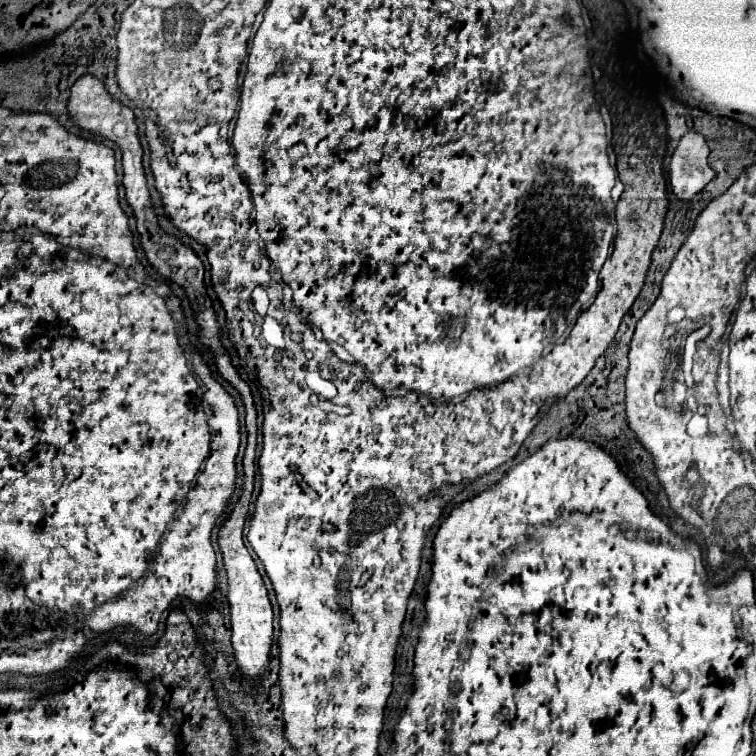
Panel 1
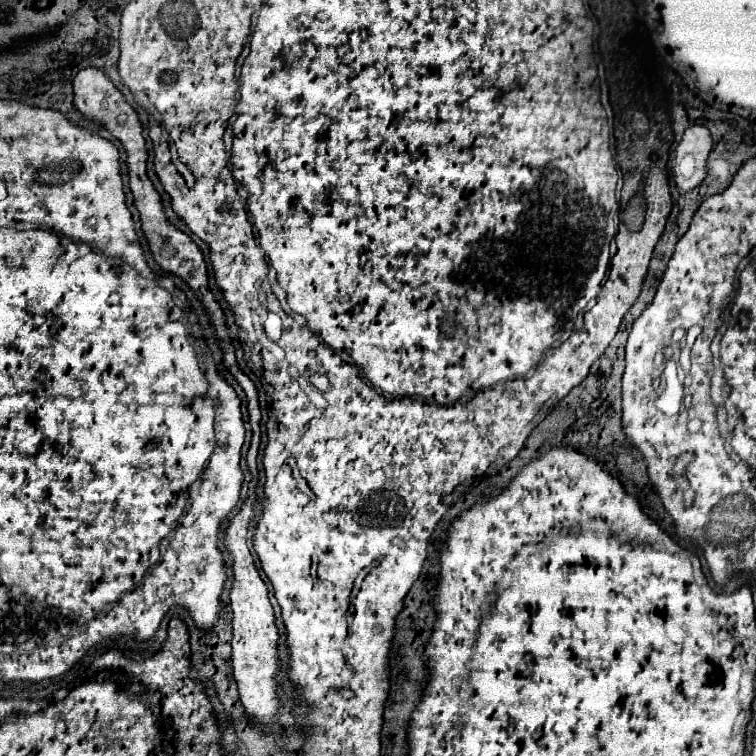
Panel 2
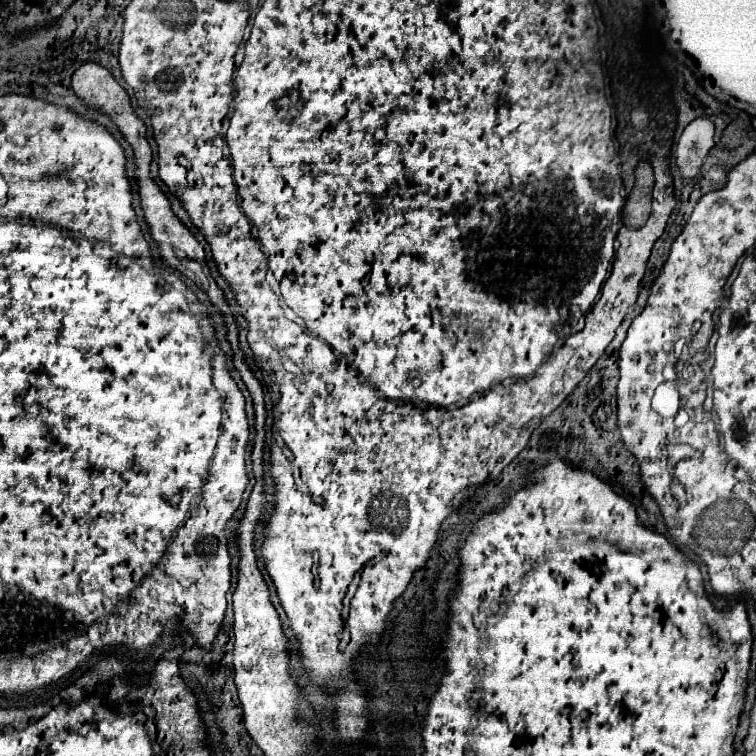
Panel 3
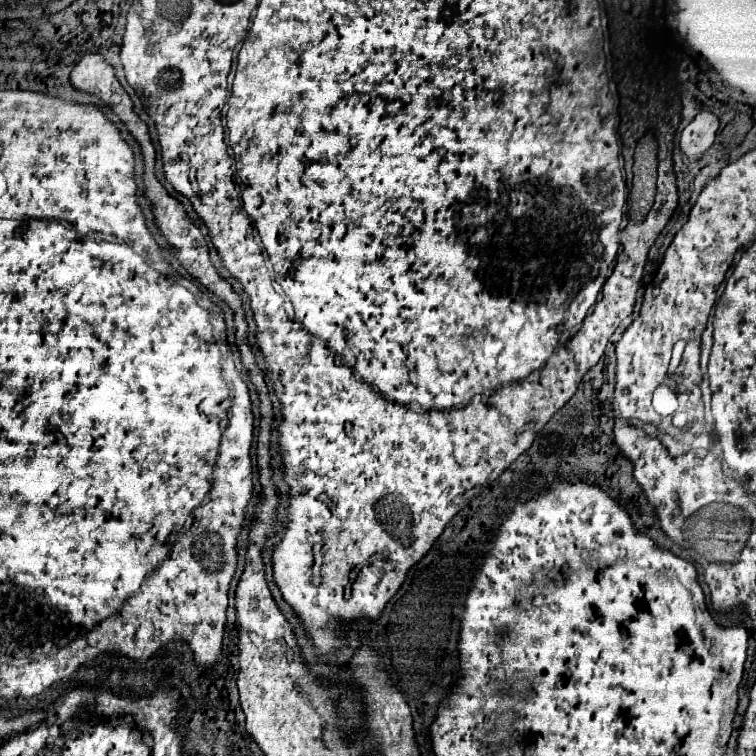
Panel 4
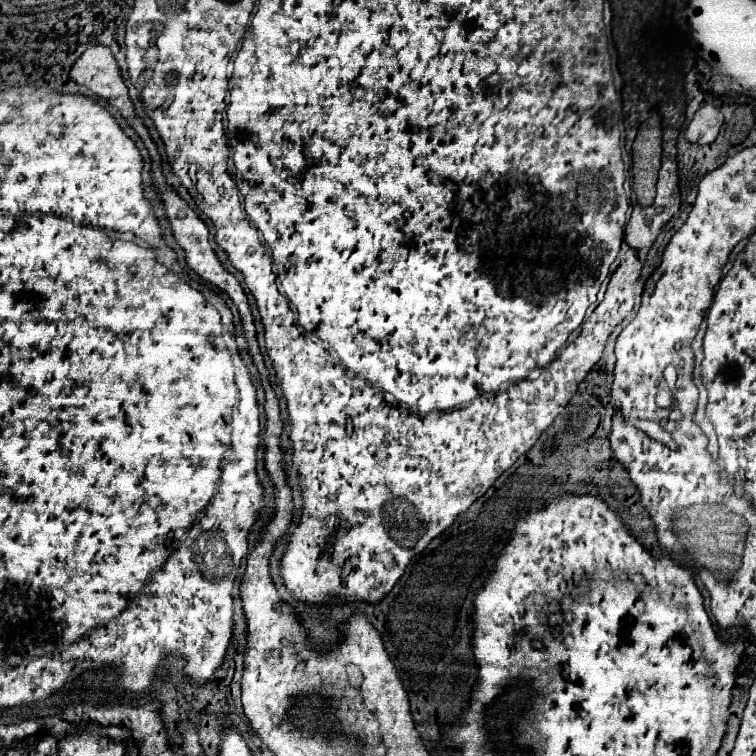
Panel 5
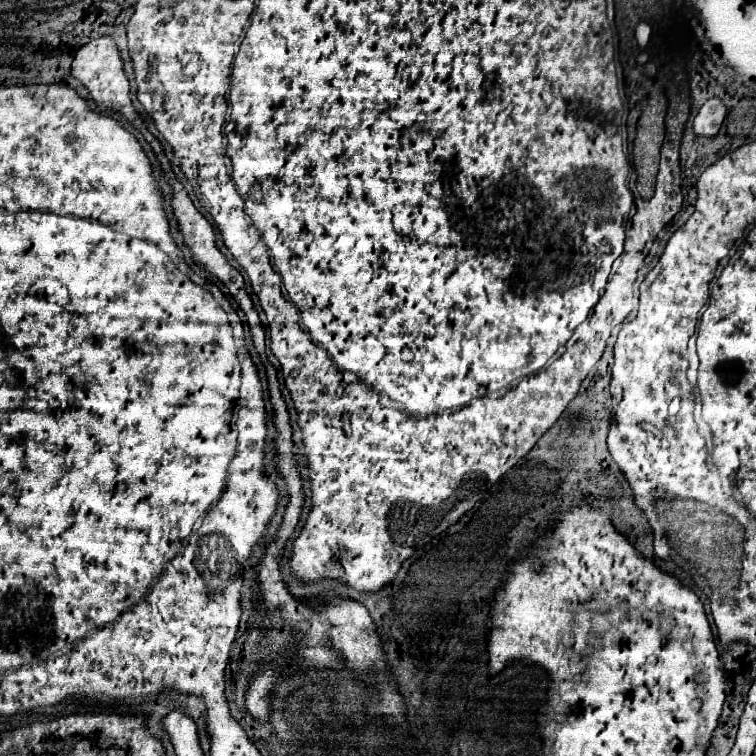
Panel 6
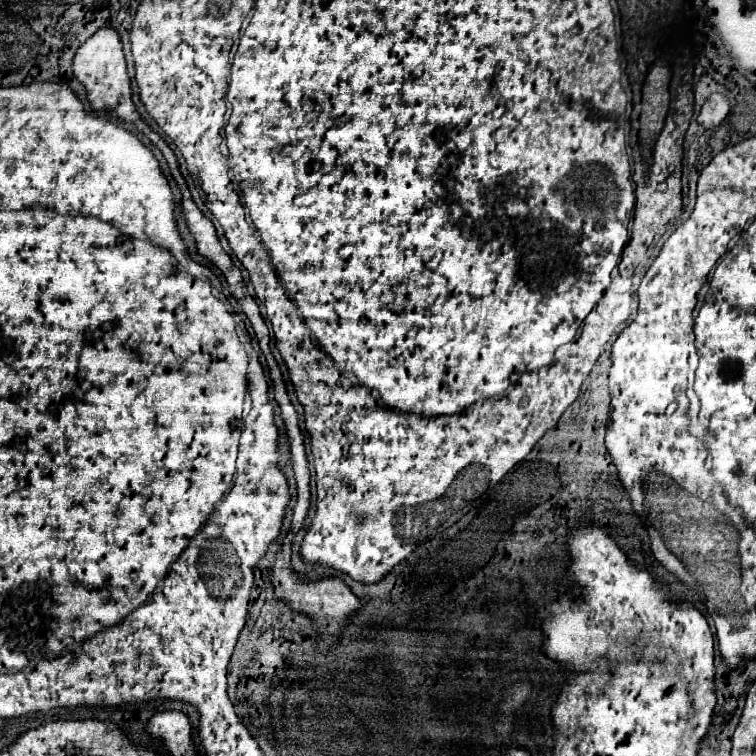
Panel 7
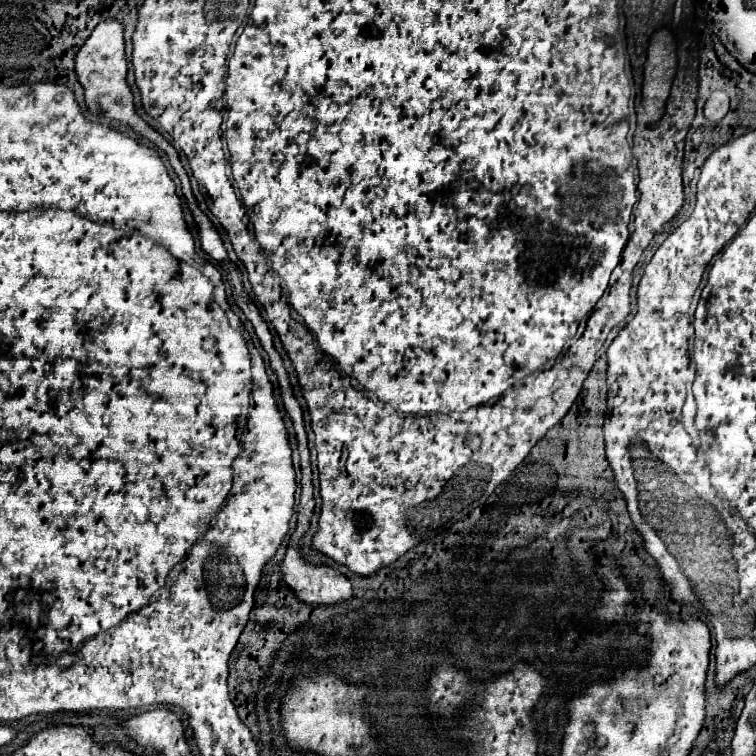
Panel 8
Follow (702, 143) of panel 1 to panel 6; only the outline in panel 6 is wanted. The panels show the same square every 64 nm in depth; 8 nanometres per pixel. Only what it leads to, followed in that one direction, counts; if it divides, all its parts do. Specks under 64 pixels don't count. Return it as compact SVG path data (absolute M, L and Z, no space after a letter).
M714 96L714 98L706 100L706 104L700 108L698 116L694 118L694 132L702 134L702 136L718 134L726 114L728 114L726 104L720 98Z

